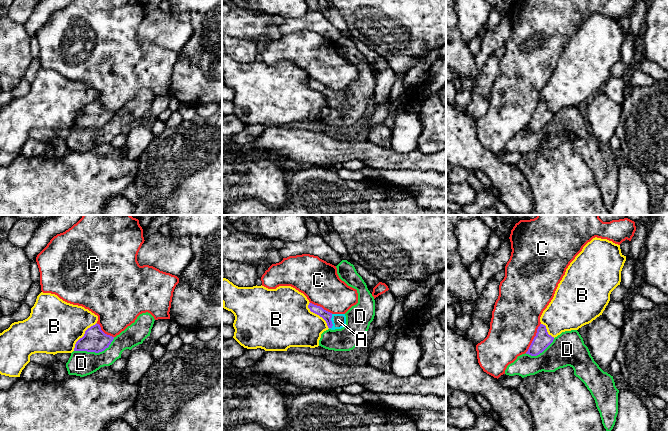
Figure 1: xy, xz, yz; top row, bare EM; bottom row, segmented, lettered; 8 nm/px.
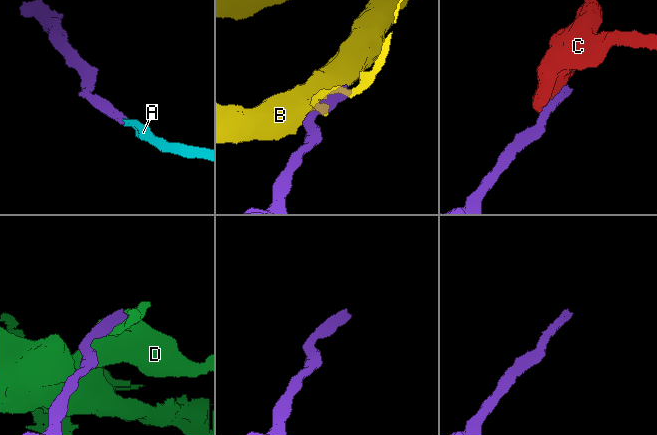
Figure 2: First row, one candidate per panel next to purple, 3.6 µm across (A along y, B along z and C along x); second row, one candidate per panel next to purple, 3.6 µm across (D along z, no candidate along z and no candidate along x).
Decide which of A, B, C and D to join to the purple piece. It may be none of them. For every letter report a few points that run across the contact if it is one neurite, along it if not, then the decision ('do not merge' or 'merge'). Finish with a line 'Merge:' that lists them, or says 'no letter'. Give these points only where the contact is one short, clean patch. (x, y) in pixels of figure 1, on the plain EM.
A: xz (318, 86), (331, 97), (338, 96) | merge
B: do not merge
C: do not merge
D: do not merge
Merge: A

